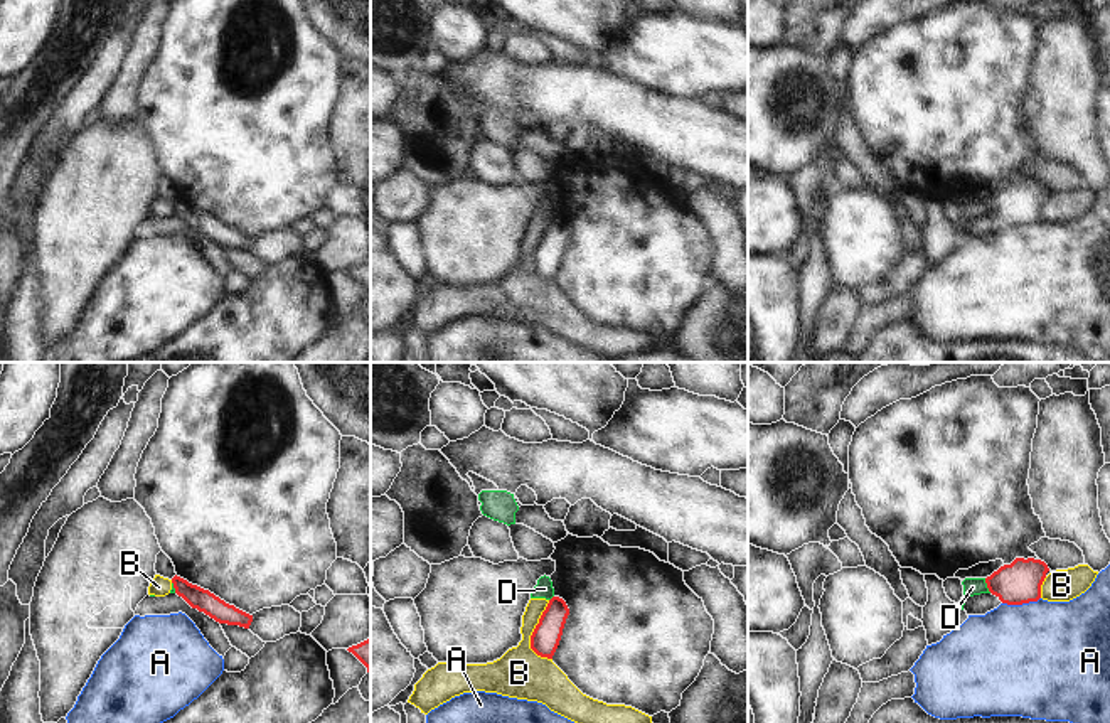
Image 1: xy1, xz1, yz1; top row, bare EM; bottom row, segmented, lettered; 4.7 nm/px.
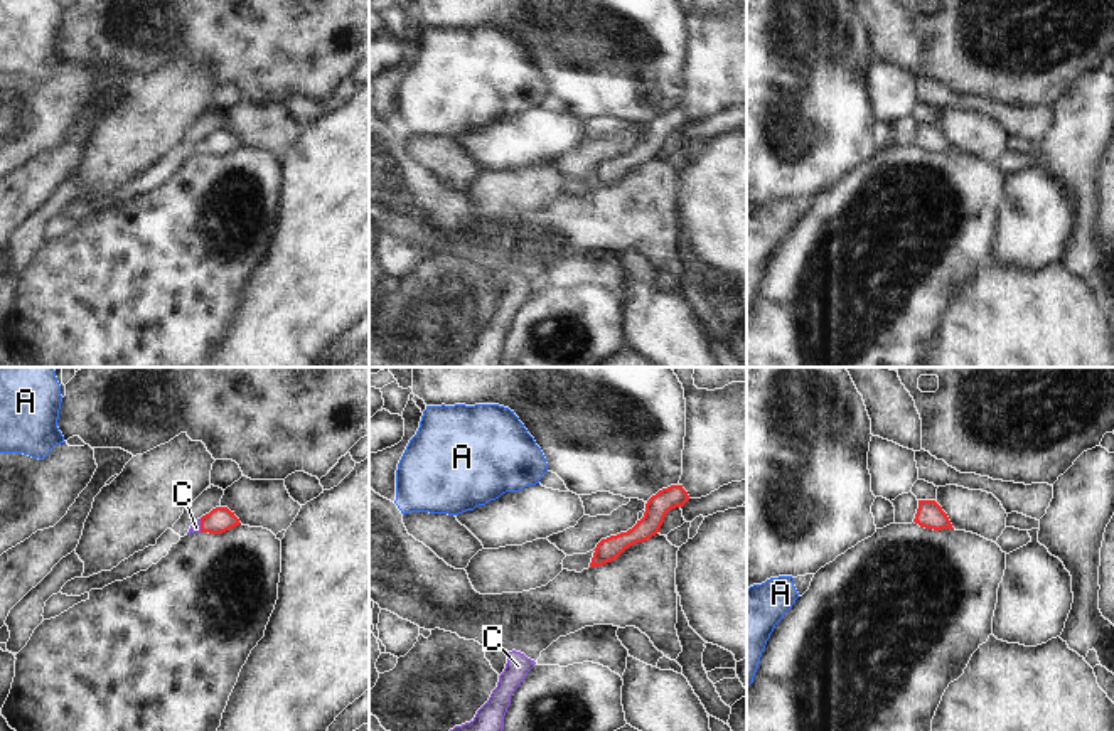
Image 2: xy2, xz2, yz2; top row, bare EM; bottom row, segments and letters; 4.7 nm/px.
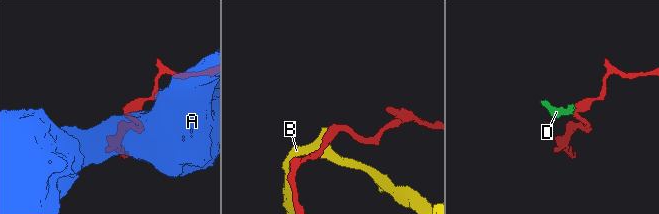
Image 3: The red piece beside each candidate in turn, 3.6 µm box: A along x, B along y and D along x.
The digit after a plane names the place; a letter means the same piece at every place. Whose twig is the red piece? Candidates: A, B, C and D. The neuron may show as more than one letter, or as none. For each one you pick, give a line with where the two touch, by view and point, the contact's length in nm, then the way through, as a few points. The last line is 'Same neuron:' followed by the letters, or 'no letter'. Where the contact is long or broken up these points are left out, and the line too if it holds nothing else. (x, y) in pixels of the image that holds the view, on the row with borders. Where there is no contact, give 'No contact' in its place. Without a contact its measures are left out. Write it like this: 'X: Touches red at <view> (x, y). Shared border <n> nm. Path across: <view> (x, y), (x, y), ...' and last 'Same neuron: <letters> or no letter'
C: Touches red at xy2 (201, 526). Shared border 60 nm
Same neuron: C.

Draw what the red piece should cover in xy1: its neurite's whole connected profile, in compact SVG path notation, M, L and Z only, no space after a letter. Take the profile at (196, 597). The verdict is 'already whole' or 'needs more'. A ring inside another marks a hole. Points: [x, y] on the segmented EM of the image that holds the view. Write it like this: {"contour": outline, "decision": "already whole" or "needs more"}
{"contour": "M177 575L172 578L172 583L175 593L182 597L192 608L204 612L219 624L249 629L253 615L236 608L234 605L226 603L209 590L192 585Z", "decision": "already whole"}

